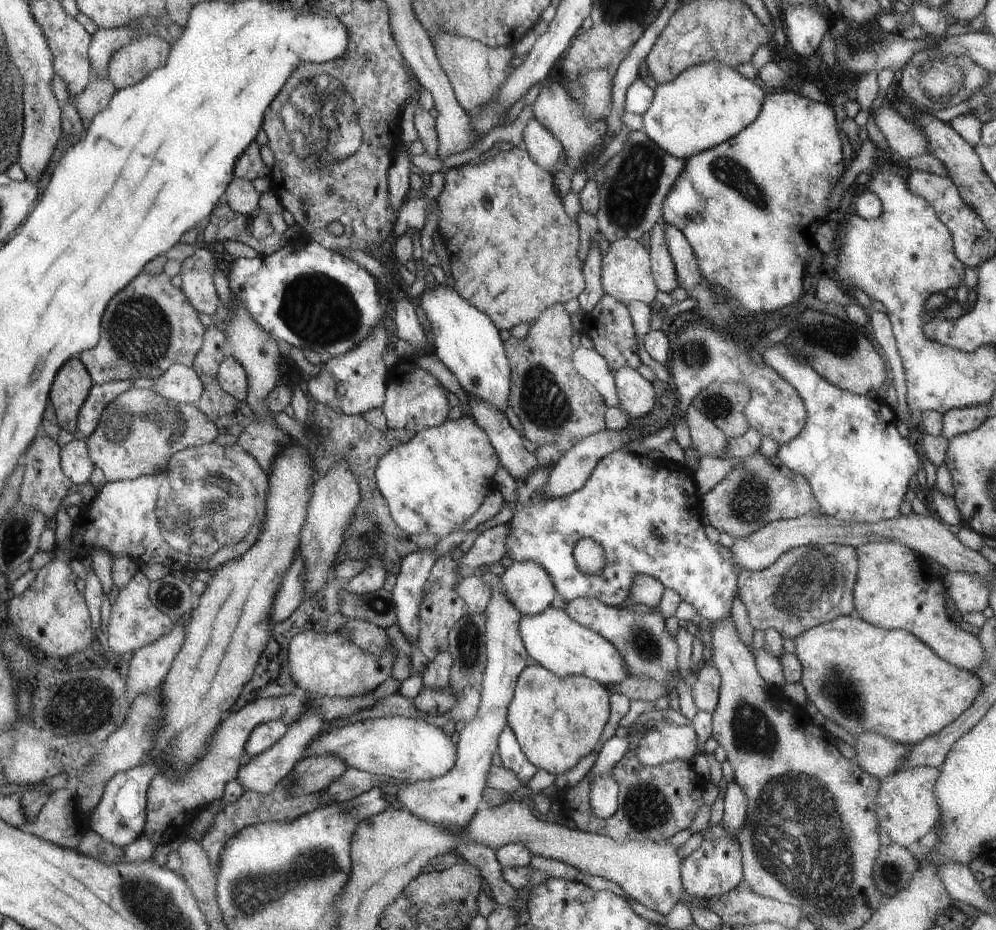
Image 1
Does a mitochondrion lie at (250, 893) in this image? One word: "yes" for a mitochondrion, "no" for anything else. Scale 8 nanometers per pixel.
yes

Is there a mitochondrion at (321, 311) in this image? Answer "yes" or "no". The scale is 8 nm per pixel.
yes

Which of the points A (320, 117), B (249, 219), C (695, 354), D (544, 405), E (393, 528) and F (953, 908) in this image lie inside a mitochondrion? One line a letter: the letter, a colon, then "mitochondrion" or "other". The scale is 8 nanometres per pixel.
A: mitochondrion
B: other
C: mitochondrion
D: mitochondrion
E: other
F: other

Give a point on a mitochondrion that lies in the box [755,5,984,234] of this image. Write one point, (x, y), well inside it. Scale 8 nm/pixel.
(941, 80)

